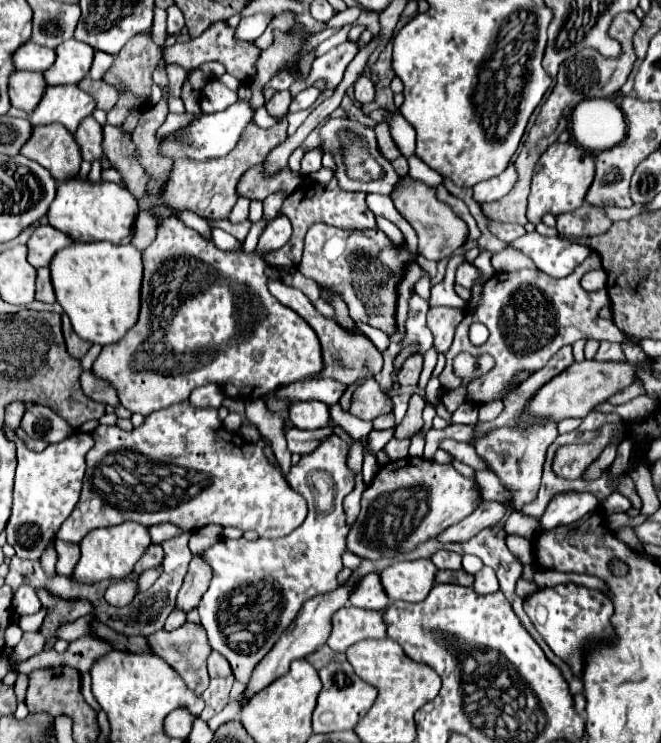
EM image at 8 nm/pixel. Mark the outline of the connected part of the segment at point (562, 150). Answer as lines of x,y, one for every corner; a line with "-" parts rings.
553,143
539,159
535,173
533,173
533,183
531,183
531,193
529,193
529,205
527,205
527,219
537,225
543,215
561,215
575,211
583,205
585,193
591,187
595,177
595,161
593,155
587,153
583,147
575,143

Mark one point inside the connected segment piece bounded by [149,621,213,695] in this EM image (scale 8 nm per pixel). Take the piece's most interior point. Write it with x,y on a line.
186,649

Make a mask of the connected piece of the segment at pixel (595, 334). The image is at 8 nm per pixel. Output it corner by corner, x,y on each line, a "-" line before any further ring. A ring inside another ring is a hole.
593,253
589,255
569,277
563,279
555,279
543,271
535,271
535,269
521,269
515,273
495,273
485,285
483,285
483,293
479,297
477,307
469,313
465,313
465,319
457,325
455,331
455,339
451,349
445,353
447,363
443,373
439,375
441,387
447,391
455,391
461,385
461,379
453,375
453,357
457,353
471,353
473,357
479,357
483,353
489,353
495,359
495,367
475,379
473,383
469,383
465,387
467,391
467,403
473,405
483,405
489,401
497,401
503,399
507,393
513,391
513,381
515,375
521,371
527,373
535,373
541,367
547,365
547,361
563,347
563,345
571,345
577,339
597,339
597,341
613,341
619,343
621,339
631,339
633,343
637,343
639,339
629,337
625,333
621,333
613,321
601,319
599,311
601,307
605,307
609,303
609,295
603,291
597,293
587,293
581,287
581,277
587,271
593,271
595,267
601,267
599,255
-
473,321
481,321
483,325
487,325
487,329
491,329
491,337
483,347
473,347
469,343
467,337
467,329

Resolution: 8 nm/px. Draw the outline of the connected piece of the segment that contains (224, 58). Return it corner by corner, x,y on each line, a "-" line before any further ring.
215,21
197,39
191,39
191,41
185,41
185,43
177,41
173,47
169,47
165,51
165,61
181,65
187,71
199,67
203,61
219,61
221,65
225,65
229,75
233,75
241,83
251,85
257,79
257,59
259,59
259,55
261,55
261,49
255,45
255,41
241,41
241,39
235,37
233,27
229,27
225,21

